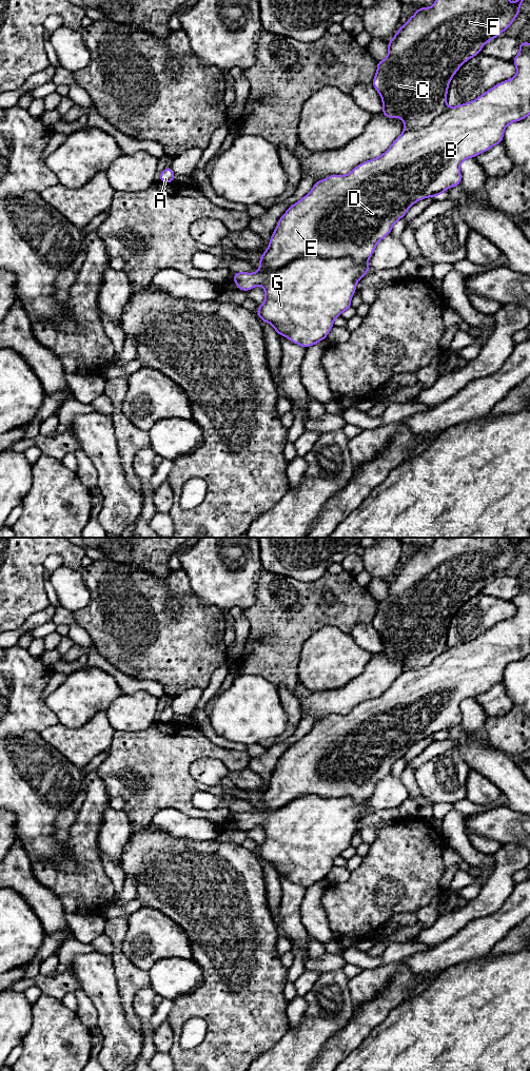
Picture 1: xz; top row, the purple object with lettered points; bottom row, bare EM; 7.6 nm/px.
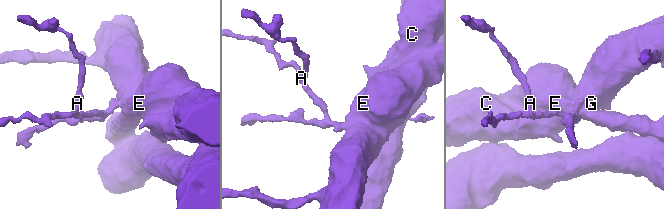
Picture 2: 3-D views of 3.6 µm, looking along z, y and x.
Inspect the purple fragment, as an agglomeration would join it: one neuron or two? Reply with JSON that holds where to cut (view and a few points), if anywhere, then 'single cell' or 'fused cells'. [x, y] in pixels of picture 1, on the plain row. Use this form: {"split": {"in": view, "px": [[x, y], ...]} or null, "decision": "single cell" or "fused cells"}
{"split": {"in": "xz", "px": [[367, 800], [305, 795], [269, 813], [259, 809]]}, "decision": "fused cells"}

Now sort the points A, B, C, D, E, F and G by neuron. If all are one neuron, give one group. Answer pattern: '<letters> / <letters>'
A C F G / B D E

